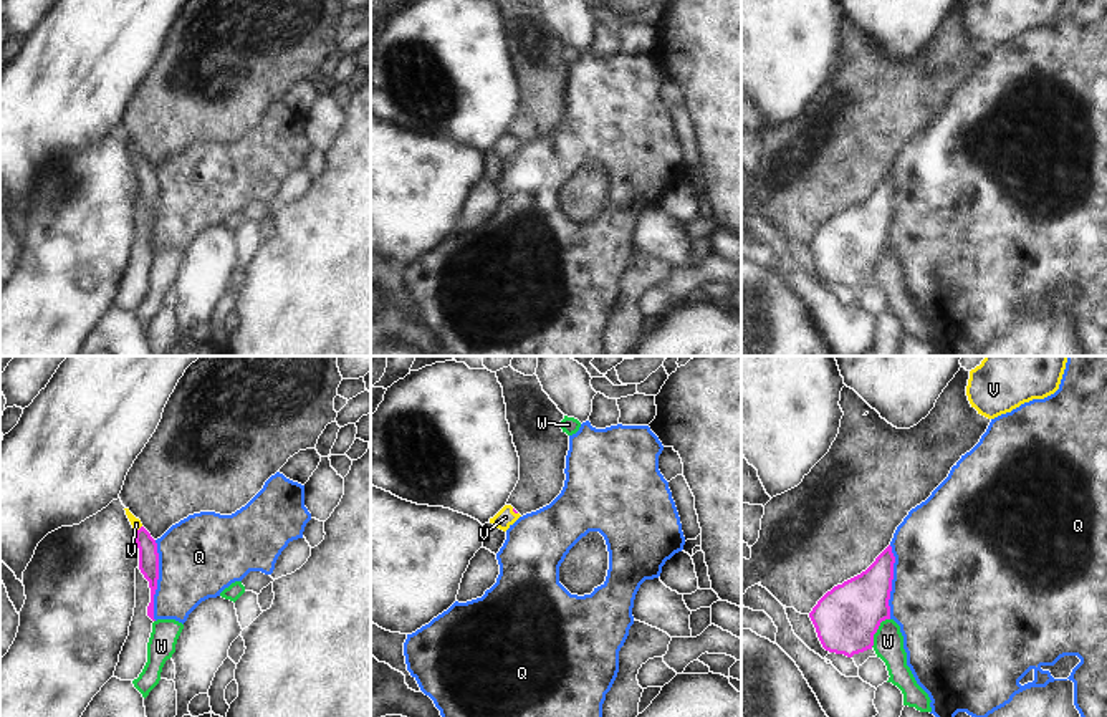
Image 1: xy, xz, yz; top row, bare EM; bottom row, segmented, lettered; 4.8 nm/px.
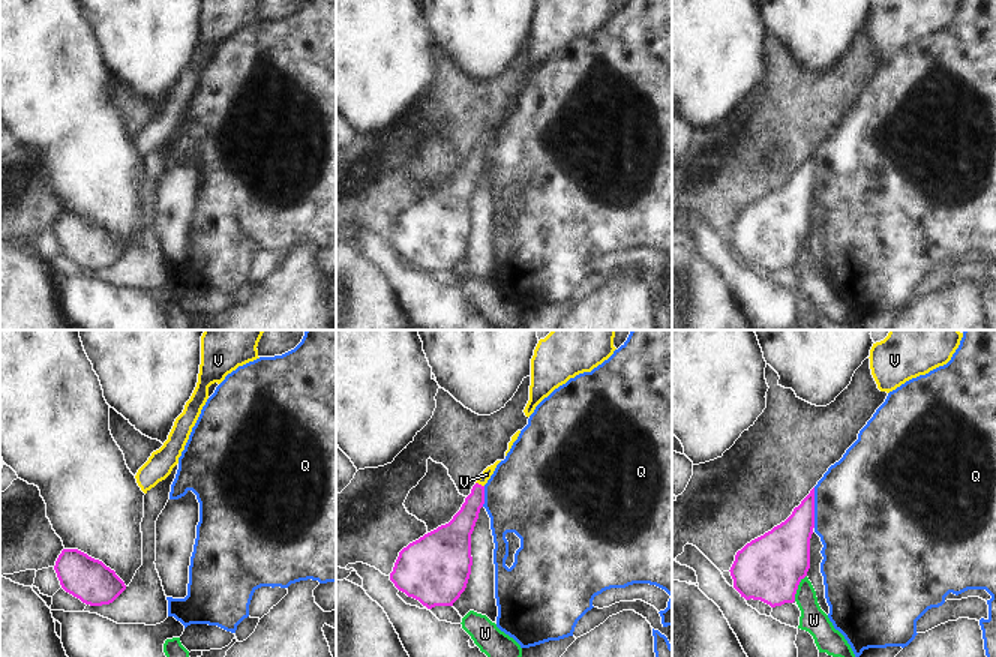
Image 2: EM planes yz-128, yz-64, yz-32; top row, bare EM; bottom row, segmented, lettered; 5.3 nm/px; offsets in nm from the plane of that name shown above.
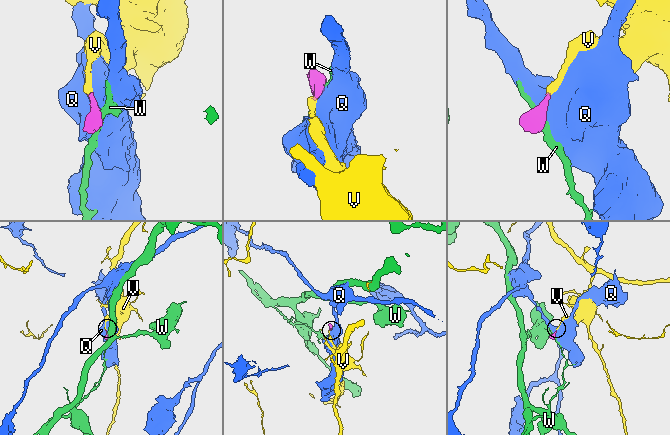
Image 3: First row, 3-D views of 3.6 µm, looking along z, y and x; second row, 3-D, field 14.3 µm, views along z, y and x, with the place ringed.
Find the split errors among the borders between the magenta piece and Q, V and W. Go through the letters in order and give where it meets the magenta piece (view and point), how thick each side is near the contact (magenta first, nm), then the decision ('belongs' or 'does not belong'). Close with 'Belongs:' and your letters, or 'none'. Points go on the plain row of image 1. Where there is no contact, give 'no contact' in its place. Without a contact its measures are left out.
Q: meets magenta in xy at (158, 207); 100 nm thick on the magenta side, 400 nm on the other; does not belong
V: meets magenta in xy at (139, 158); 100 nm thick on the magenta side, 50 nm on the other; belongs
W: meets magenta in yz at (876, 260); 320 nm thick on the magenta side, 140 nm on the other; does not belong
Belongs: V

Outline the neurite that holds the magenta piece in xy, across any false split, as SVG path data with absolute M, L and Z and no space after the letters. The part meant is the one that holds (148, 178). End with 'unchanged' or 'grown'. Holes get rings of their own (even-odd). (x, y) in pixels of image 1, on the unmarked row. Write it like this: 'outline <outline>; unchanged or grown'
outline M124 137L126 144L136 159L136 172L139 177L139 199L144 204L144 207L149 210L151 217L151 232L147 235L147 245L154 248L154 224L157 219L157 209L159 209L159 182L157 182L157 172L151 166L151 162L142 156L141 149L136 147L129 137Z; grown

